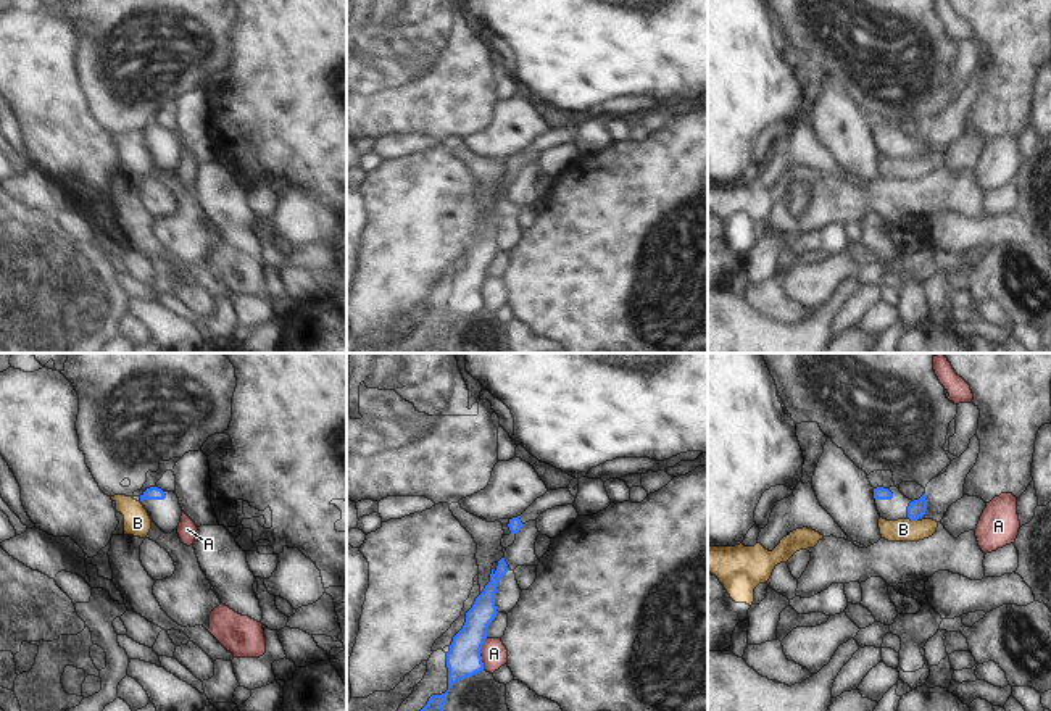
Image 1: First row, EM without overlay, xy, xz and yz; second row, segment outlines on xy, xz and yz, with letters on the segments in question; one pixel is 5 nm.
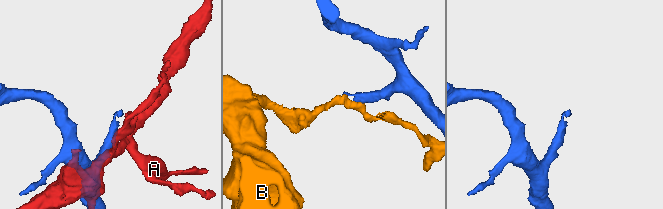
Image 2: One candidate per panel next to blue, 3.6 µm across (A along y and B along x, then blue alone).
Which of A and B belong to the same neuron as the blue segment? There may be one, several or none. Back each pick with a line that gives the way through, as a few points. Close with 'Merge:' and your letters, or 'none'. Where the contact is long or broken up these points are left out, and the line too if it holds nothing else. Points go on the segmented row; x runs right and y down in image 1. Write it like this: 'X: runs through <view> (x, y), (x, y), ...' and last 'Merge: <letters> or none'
Merge: none

